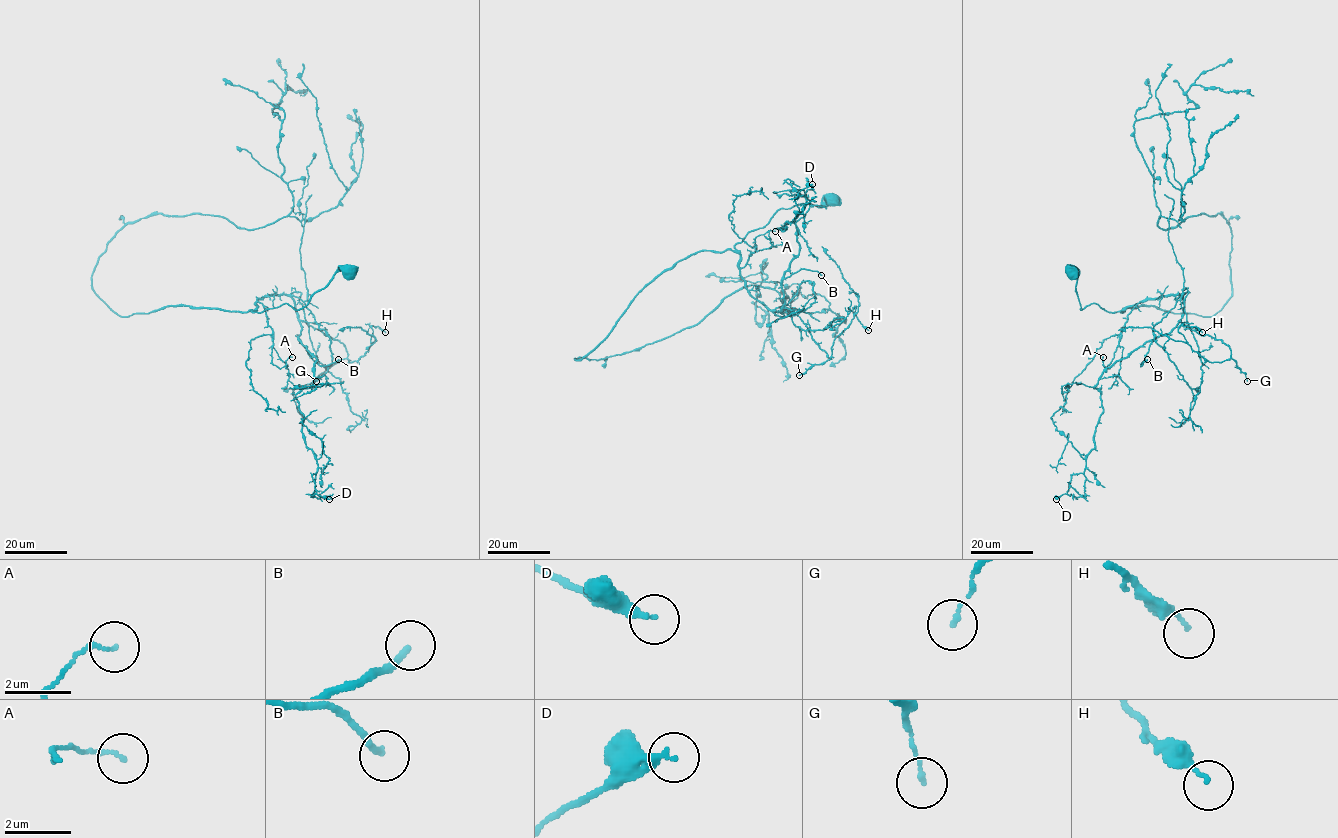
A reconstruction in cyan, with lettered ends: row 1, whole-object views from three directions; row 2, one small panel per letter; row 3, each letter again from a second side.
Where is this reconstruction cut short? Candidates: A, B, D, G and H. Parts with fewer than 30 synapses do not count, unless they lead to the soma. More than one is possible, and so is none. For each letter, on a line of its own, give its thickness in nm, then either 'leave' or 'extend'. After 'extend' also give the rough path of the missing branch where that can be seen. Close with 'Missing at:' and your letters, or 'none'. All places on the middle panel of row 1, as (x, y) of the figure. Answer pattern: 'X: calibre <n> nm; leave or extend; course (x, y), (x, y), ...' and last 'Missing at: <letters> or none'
A: calibre 120 nm; leave
B: calibre 200 nm; extend; course (821, 275), (832, 265), (854, 260), (896, 277), (898, 282), (891, 294)
D: calibre 240 nm; leave
G: calibre 120 nm; leave
H: calibre 100 nm; leave
Missing at: B

